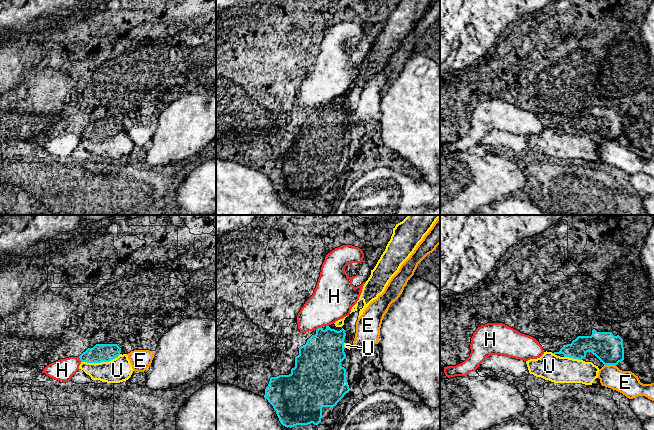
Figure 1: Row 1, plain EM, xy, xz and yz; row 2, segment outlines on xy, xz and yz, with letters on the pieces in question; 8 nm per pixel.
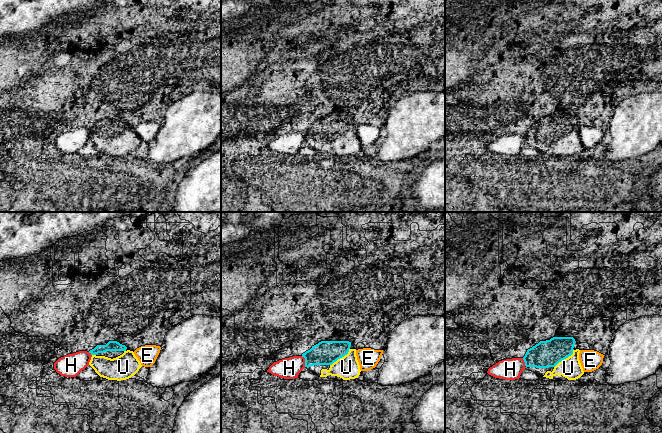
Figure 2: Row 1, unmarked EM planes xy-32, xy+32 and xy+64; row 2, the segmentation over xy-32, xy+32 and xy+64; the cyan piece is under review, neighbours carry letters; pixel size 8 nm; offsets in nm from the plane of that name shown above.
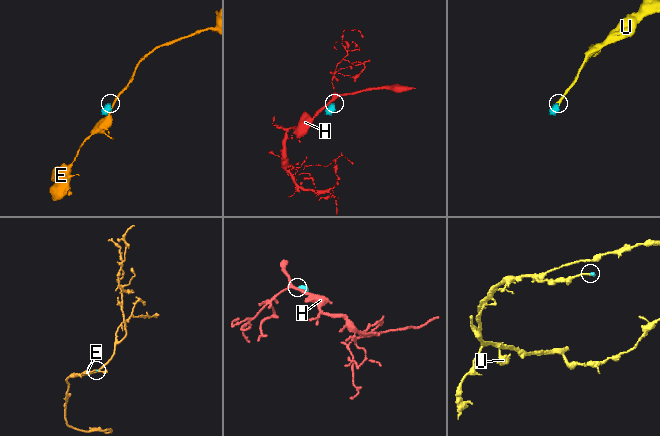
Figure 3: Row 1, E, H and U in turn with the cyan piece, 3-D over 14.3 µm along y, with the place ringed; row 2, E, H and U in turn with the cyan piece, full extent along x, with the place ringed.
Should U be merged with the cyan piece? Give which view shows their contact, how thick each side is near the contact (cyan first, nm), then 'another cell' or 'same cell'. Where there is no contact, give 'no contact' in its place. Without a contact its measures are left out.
xy | 150/190 nm | same cell

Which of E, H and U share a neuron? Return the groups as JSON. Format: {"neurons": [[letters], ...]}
{"neurons": [["E"], ["H"], ["U"]]}

